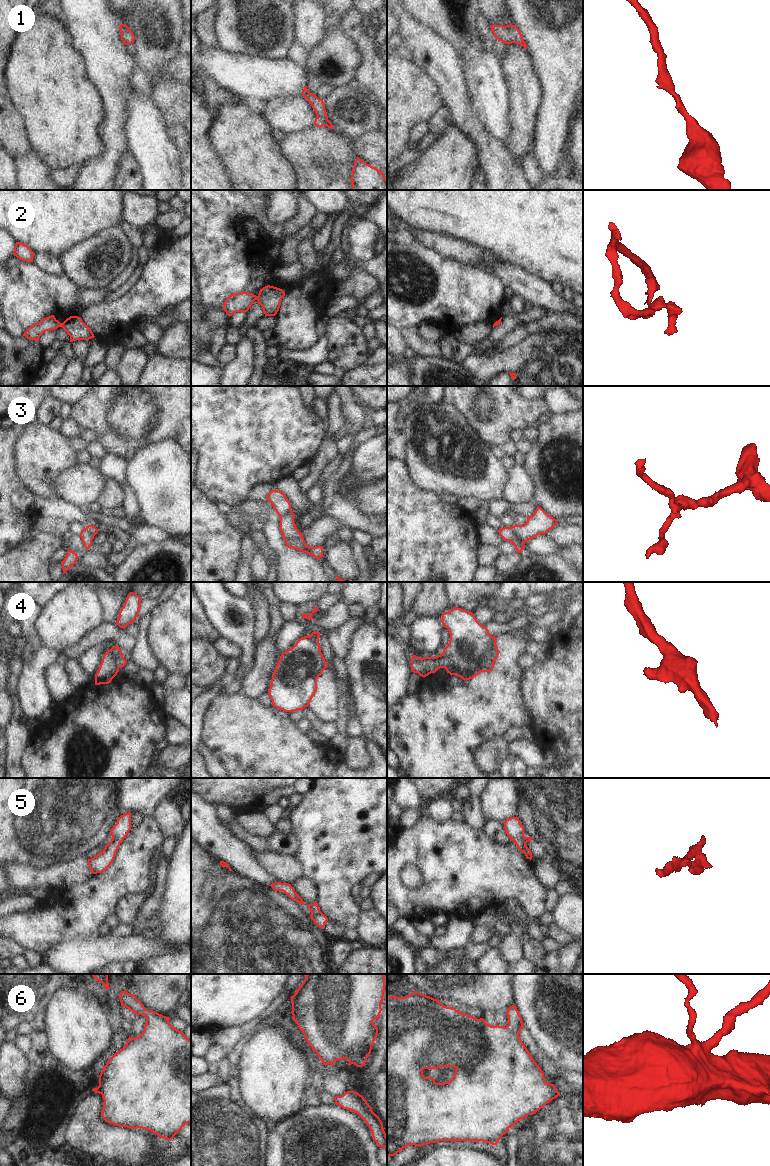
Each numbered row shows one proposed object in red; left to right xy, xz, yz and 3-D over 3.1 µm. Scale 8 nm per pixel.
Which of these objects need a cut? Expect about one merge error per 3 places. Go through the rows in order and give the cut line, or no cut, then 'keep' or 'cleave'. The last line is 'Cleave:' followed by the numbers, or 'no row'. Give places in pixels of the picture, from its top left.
1: cut none; keep
2: cut xy (60, 323), (61, 326); cleave
3: cut yz (510, 527), (522, 543); cleave
4: cut yz (442, 653), (463, 675), (463, 679); cleave
5: cut none; keep
6: cut none; keep
Cleave: 2, 3, 4

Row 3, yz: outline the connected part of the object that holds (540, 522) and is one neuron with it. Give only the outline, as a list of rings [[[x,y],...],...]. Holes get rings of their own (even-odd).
[[[537,507],[534,514],[527,517],[527,522],[524,525],[511,527],[517,537],[525,543],[539,534],[546,534],[557,524],[557,519],[548,515],[541,507]]]

